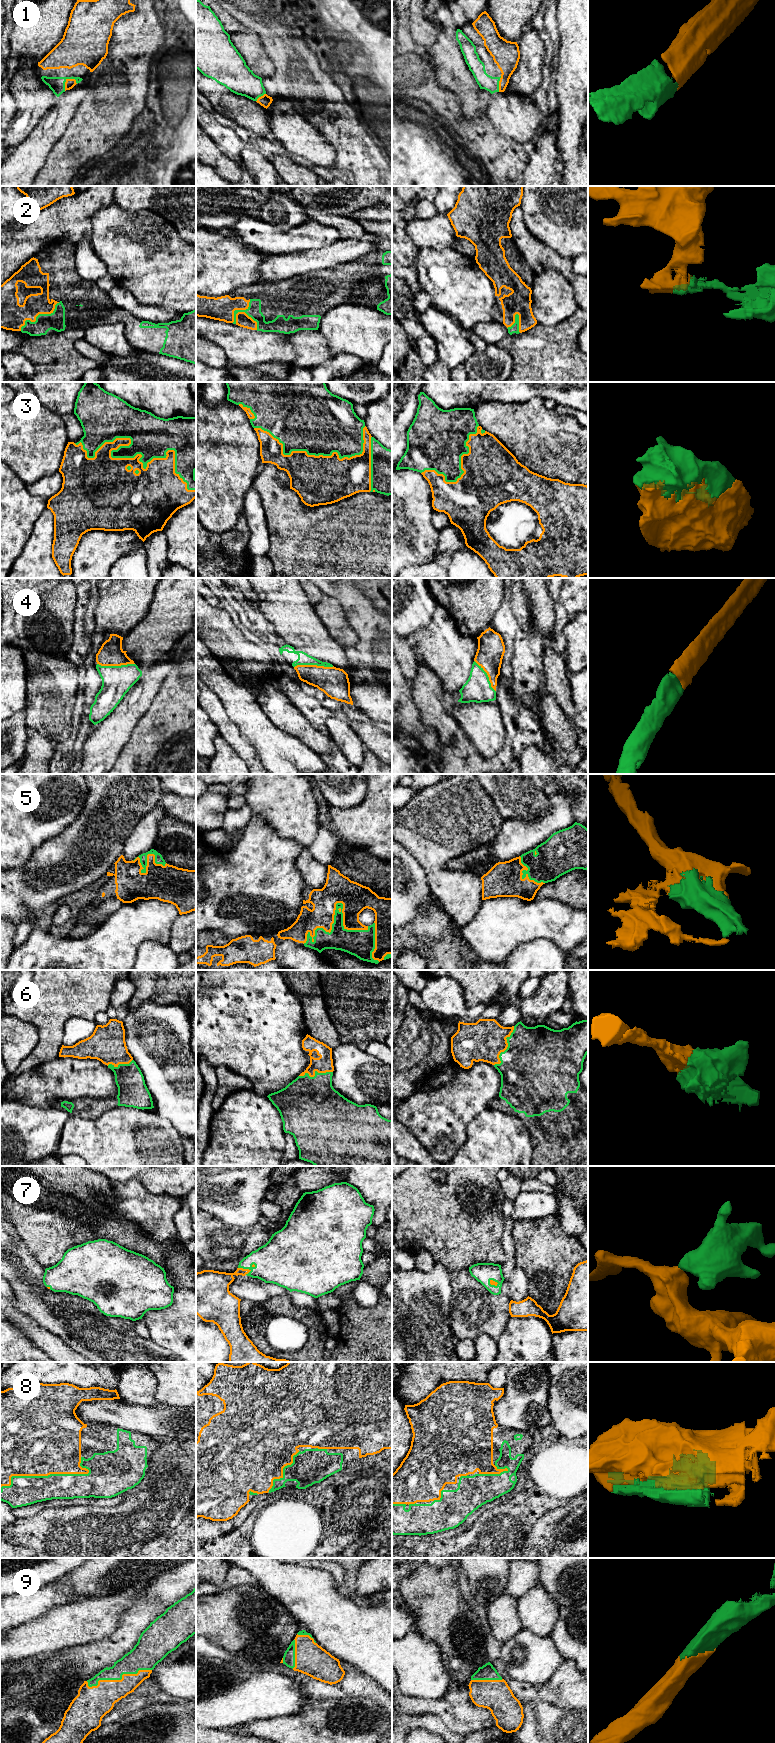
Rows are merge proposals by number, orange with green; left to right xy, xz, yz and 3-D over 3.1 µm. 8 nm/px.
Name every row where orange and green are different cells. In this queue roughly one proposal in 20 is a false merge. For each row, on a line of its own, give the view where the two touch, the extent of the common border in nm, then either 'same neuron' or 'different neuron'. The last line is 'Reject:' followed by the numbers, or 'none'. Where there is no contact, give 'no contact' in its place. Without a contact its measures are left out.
1: meets orange in xy; contact 130 nm long; same neuron
2: meets orange in xz; contact 260 nm long; same neuron
3: meets orange in xy; contact 1050 nm long; same neuron
4: meets orange in xz; contact 320 nm long; same neuron
5: meets orange in xz; contact 550 nm long; same neuron
6: meets orange in yz; contact 360 nm long; same neuron
7: meets orange in xz; contact 110 nm long; same neuron
8: meets orange in xy; contact 750 nm long; same neuron
9: meets orange in xy; contact 550 nm long; same neuron
Reject: none

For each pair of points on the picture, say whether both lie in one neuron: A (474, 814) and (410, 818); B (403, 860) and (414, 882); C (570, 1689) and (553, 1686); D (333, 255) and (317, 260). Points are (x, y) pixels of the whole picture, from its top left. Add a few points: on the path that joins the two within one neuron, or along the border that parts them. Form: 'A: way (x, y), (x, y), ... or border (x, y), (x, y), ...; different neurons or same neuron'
A: way (458, 815), (451, 818), (426, 818); same neuron
B: way (403, 865), (403, 871), (409, 877); same neuron
C: way (566, 1689), (557, 1689); same neuron
D: way (329, 256), (321, 259); same neuron

